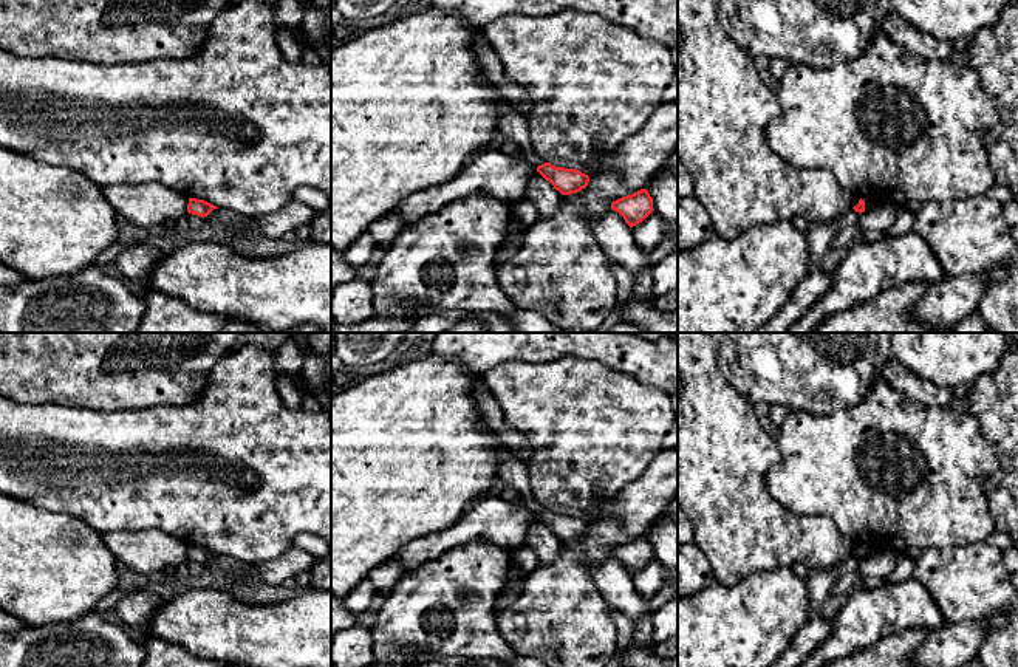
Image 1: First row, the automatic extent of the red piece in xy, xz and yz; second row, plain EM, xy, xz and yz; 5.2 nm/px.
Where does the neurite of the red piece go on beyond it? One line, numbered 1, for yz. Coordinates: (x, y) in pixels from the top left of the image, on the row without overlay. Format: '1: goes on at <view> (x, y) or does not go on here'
1: does not go on here

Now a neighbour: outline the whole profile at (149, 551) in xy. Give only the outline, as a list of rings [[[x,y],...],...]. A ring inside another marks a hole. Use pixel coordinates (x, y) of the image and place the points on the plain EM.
[[[158,529],[111,531],[102,534],[102,542],[118,563],[142,574],[178,568],[187,560],[189,551],[189,545]]]

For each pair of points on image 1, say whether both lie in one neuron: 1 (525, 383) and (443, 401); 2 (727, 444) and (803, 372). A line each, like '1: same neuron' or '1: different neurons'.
1: different neurons
2: different neurons

